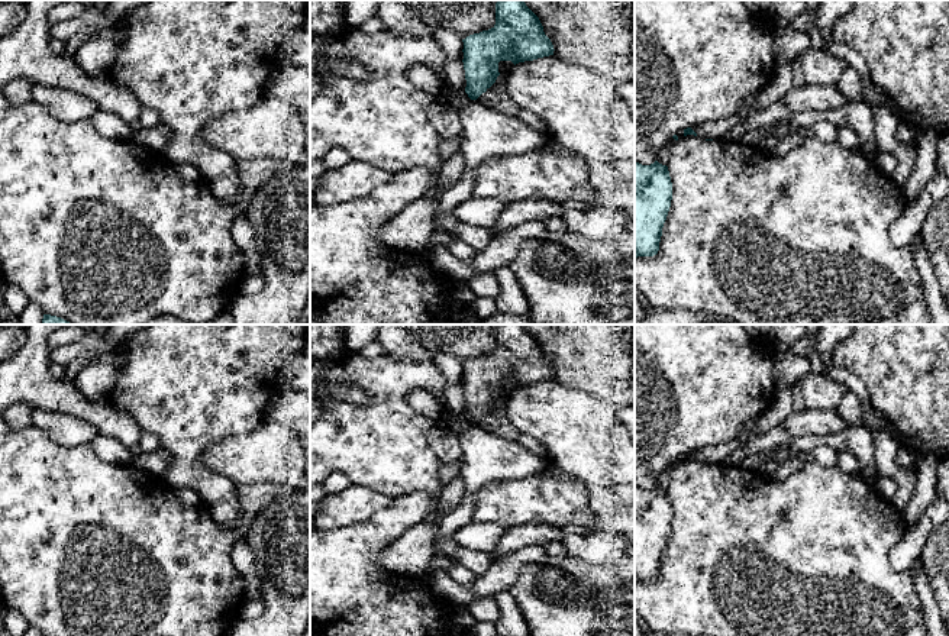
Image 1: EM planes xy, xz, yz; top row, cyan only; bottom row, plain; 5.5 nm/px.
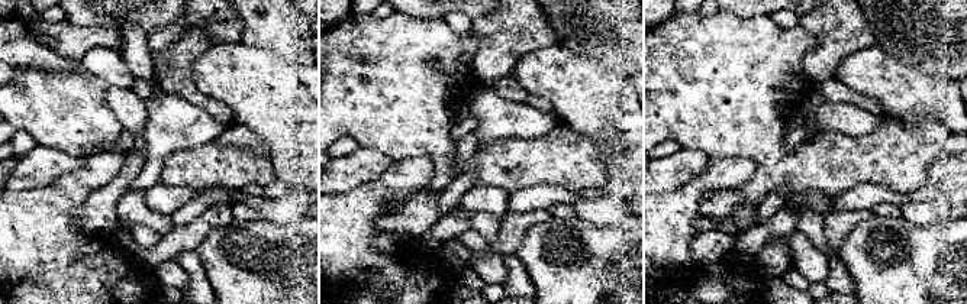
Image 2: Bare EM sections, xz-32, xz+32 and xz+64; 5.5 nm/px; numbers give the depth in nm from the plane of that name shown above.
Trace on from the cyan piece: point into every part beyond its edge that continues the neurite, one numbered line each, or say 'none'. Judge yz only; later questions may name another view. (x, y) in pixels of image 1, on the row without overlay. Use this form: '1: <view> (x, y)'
none

